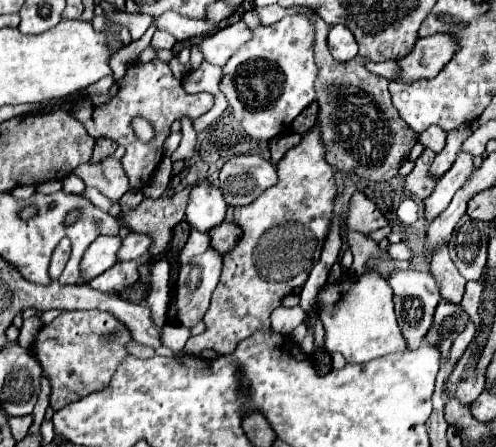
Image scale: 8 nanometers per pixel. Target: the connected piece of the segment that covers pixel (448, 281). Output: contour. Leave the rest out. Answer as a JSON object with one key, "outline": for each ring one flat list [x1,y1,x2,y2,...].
{"outline":[[447,246,439,248,437,254,433,254,433,262,431,262,429,272,437,280,441,298,447,302,459,304,463,294,465,294,465,278,455,268,455,264,447,252]]}

